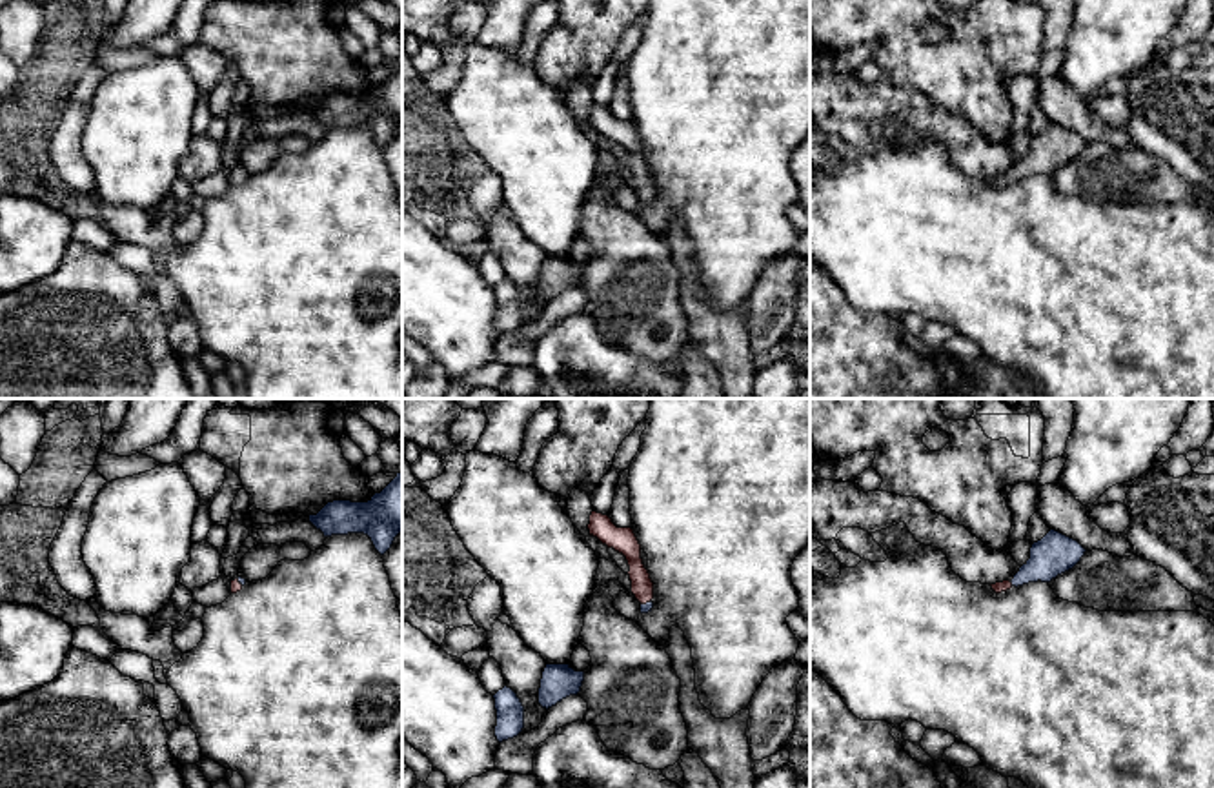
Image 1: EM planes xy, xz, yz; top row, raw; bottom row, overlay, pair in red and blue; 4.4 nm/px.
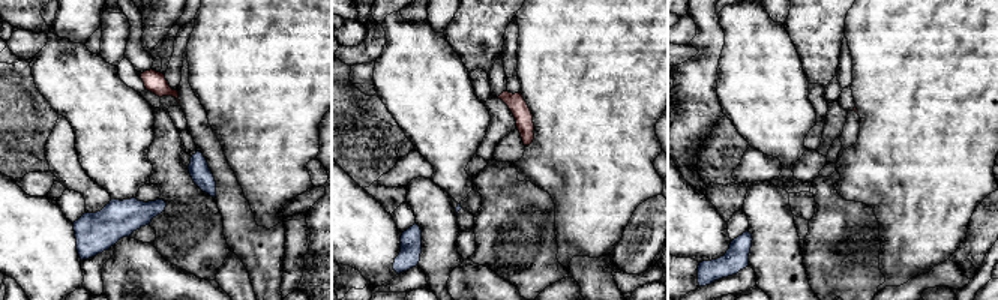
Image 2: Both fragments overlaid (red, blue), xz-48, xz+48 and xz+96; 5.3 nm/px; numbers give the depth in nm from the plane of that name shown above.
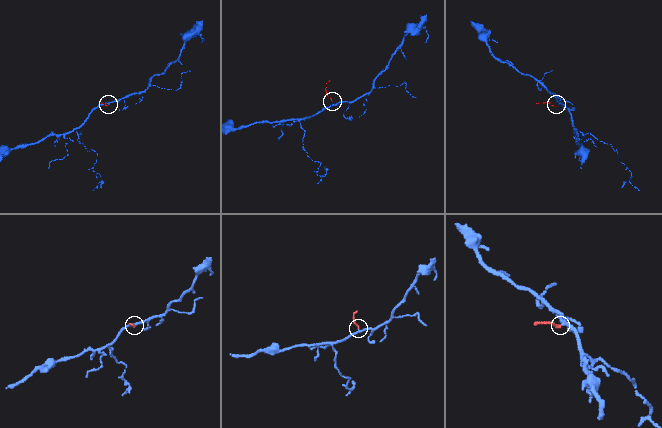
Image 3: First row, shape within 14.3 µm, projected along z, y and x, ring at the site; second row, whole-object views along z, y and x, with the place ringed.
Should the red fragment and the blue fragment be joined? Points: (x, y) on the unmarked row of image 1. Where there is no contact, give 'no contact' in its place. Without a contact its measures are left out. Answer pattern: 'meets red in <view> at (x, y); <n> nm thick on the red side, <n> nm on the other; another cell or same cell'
meets red in xz at (645, 195); 100 nm thick on the red side, 50 nm on the other; same cell

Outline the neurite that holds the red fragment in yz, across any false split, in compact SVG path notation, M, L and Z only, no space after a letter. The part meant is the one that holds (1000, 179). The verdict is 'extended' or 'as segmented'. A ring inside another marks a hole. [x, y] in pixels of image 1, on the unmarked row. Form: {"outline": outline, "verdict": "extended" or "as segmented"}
{"outline": "M1050 122L1041 133L1032 136L1030 151L1019 160L1012 173L990 178L996 186L1001 186L1012 178L1017 180L1037 173L1050 175L1057 167L1072 162L1085 144L1087 142L1077 133Z", "verdict": "extended"}

